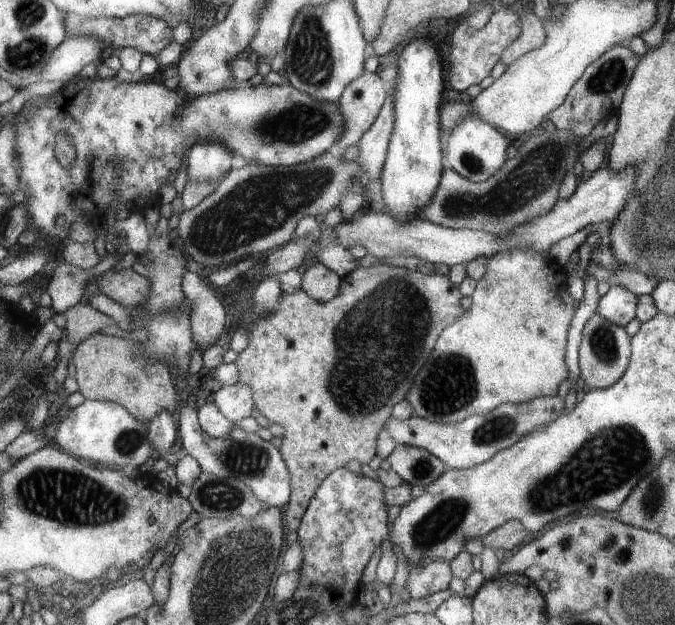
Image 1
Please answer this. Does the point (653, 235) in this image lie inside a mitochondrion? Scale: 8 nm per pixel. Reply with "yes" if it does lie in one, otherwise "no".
yes

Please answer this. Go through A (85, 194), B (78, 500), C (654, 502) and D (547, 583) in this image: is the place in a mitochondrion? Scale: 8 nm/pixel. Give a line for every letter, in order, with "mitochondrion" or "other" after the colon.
A: other
B: mitochondrion
C: mitochondrion
D: other

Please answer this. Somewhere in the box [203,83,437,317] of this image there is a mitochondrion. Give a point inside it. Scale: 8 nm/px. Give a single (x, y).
(296, 125)

